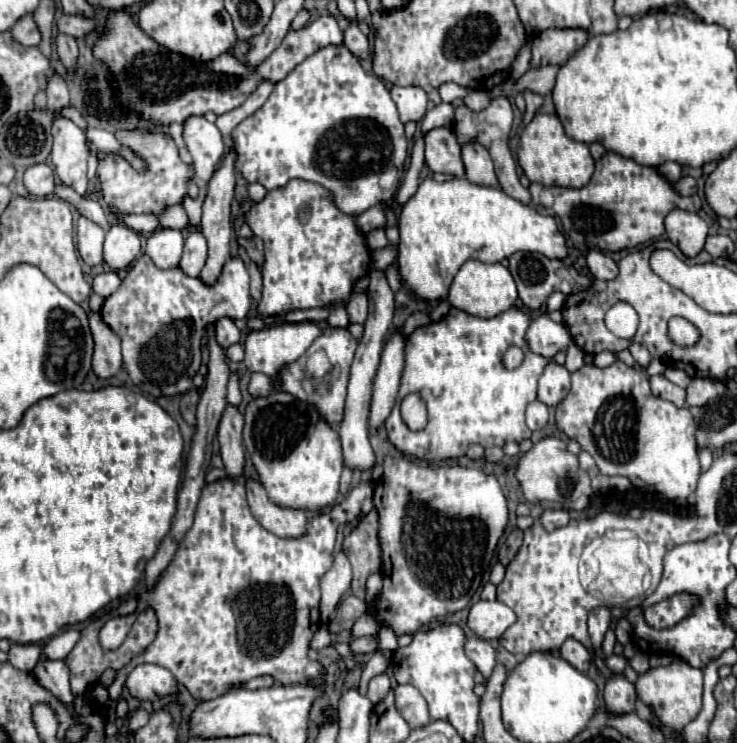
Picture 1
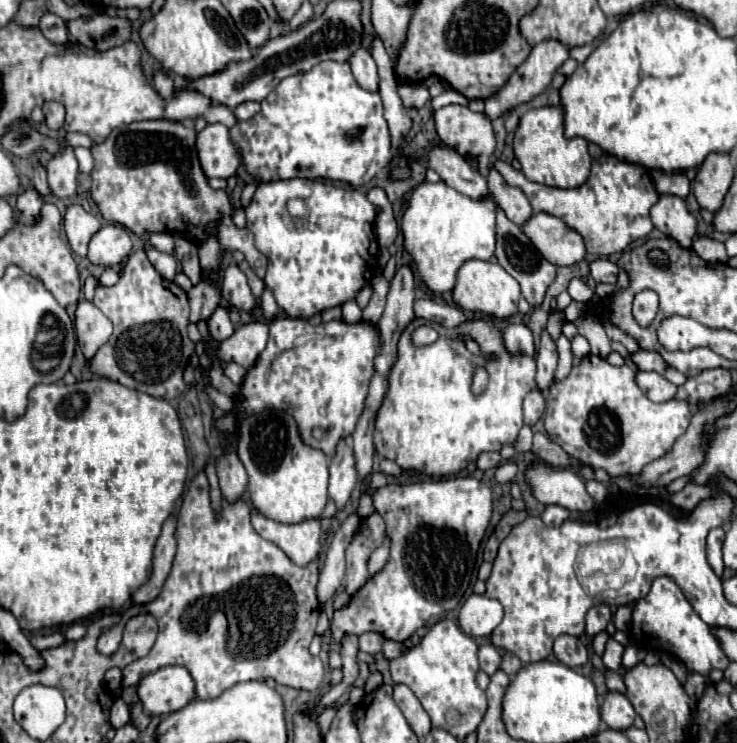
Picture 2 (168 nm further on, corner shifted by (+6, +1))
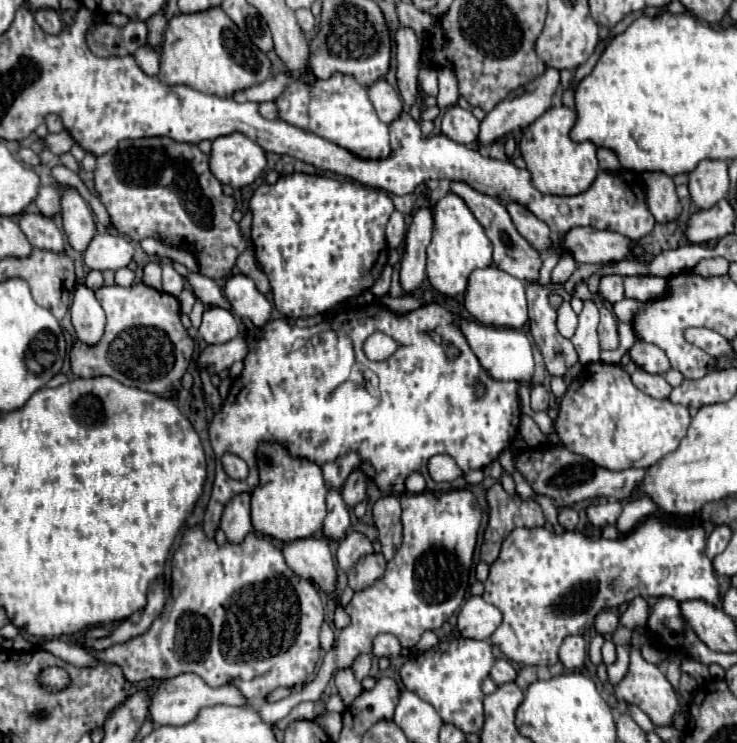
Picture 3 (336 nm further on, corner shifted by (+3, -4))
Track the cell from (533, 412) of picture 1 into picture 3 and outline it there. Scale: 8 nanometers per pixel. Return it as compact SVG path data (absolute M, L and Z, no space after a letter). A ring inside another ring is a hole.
M535 384L531 390L531 410L547 410L551 402L551 392L543 384Z

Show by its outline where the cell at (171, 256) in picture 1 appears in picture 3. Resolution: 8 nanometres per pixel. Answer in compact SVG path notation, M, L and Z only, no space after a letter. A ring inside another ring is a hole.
M171 262L163 264L163 292L179 296L181 290L183 290L183 276L173 268Z

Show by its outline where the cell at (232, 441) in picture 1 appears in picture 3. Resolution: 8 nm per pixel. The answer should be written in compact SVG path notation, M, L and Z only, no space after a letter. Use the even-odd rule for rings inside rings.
M249 494L235 496L223 512L221 530L225 532L231 544L239 544L251 532L251 516L249 516Z

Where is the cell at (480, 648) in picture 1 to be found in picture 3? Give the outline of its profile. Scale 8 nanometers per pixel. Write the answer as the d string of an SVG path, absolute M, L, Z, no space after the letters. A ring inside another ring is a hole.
M497 660L495 664L493 664L493 668L491 668L491 678L495 680L495 684L497 686L501 686L501 684L507 684L507 682L513 682L515 678L517 678L517 670L511 666L511 662L509 660Z

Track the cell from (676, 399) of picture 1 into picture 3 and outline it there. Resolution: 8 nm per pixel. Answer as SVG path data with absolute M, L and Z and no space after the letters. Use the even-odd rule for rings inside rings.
M637 368L631 378L633 378L633 384L641 392L645 392L653 398L667 398L671 394L671 386L667 384L665 376L661 376L661 374L649 374L643 368Z

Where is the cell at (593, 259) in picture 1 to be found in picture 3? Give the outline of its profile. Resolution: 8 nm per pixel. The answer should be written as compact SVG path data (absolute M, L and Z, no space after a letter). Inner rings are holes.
M603 276L601 284L599 284L599 294L609 304L615 304L615 302L623 300L625 298L623 278L621 276Z

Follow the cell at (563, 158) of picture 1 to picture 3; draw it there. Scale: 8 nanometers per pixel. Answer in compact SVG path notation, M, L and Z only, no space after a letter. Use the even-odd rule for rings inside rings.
M567 106L549 108L541 118L537 118L521 138L521 156L533 176L533 186L543 194L555 194L555 196L575 196L579 192L585 192L597 172L597 146L593 142L573 142L569 138L569 132L577 120L575 110Z

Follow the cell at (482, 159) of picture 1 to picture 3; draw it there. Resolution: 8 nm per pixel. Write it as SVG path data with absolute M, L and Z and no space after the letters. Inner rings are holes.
M457 104L447 108L443 114L443 134L459 144L475 144L479 134L479 120L471 110L463 110Z

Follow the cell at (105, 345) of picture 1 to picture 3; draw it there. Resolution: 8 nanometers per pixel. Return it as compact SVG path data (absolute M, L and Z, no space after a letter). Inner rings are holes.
M79 284L73 294L71 320L77 332L77 338L89 346L97 344L105 328L105 312L95 298L95 292L85 284Z

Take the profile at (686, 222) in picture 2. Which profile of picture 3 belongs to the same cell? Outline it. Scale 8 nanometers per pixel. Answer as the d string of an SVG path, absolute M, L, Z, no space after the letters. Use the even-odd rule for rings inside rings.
M643 172L647 188L647 206L657 222L675 220L681 212L673 178L665 172Z

